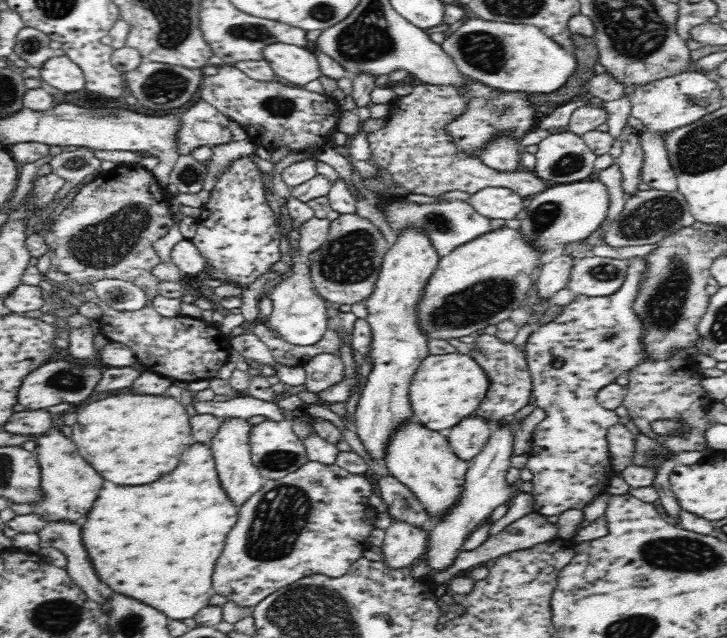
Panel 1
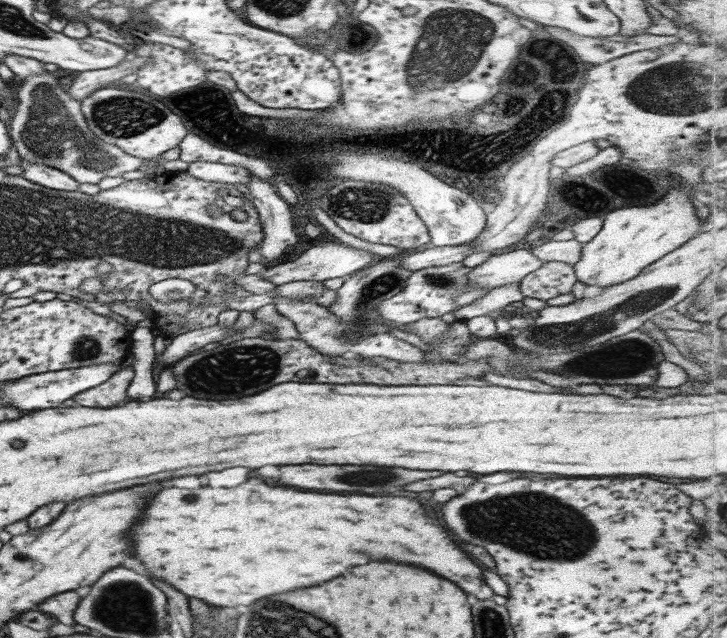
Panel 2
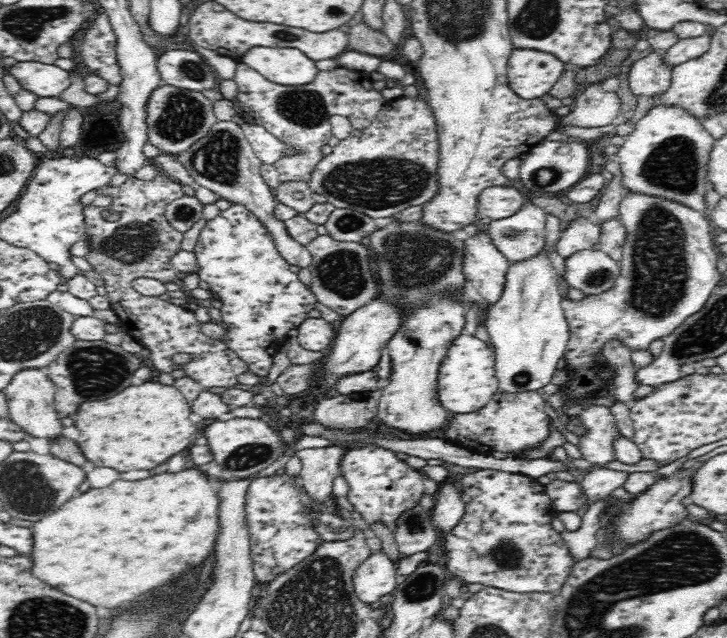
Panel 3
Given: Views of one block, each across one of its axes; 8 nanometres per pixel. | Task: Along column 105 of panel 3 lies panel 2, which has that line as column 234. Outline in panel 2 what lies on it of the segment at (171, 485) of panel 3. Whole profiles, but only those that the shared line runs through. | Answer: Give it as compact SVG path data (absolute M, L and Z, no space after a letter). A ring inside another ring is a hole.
M249 478L247 482L243 482L241 486L237 488L209 488L209 486L203 486L203 488L195 488L195 490L183 490L183 488L163 488L157 498L153 502L149 502L147 510L145 510L145 518L139 522L139 526L133 530L133 554L137 558L141 558L145 570L149 574L153 574L155 578L161 578L165 582L169 582L171 586L175 586L181 594L185 596L193 596L193 598L199 598L207 604L213 604L213 606L249 606L253 602L257 602L257 598L267 598L271 594L281 594L281 592L293 592L297 588L305 588L305 586L315 586L315 584L321 584L331 580L331 578L337 578L337 576L345 576L349 568L353 566L359 566L359 564L365 564L369 562L369 556L371 560L383 560L383 562L401 562L401 564L411 564L411 566L417 566L417 568L423 568L423 570L429 570L449 582L453 582L457 588L461 588L465 594L469 596L475 596L479 600L487 600L493 596L491 588L487 584L483 584L481 580L481 568L477 568L453 542L451 538L447 536L447 532L435 524L427 524L425 520L425 512L421 508L421 504L417 500L411 500L411 498L403 498L403 496L365 496L365 494L351 494L351 496L337 496L337 494L317 494L317 492L299 492L299 490L293 490L293 488L281 488L281 486L275 486L275 488L269 488L267 484L263 484L261 480L257 478Z

